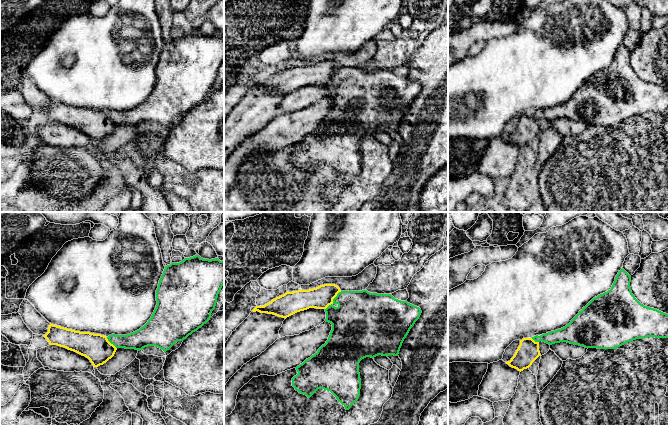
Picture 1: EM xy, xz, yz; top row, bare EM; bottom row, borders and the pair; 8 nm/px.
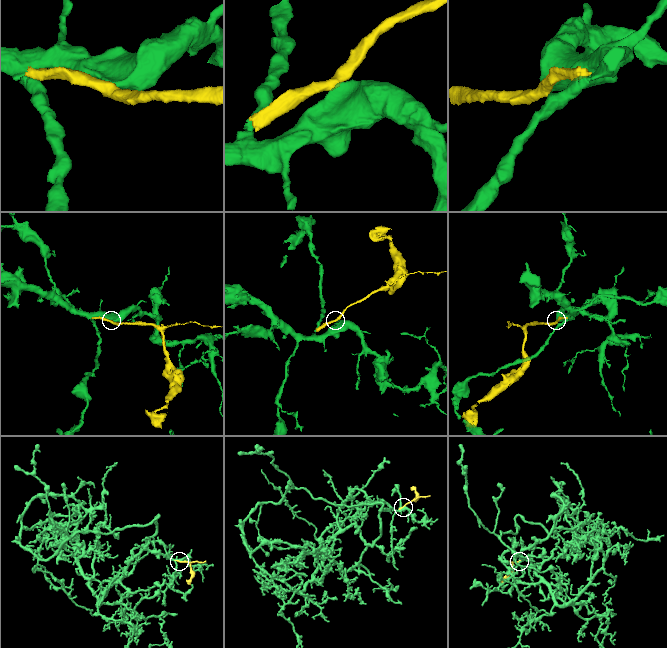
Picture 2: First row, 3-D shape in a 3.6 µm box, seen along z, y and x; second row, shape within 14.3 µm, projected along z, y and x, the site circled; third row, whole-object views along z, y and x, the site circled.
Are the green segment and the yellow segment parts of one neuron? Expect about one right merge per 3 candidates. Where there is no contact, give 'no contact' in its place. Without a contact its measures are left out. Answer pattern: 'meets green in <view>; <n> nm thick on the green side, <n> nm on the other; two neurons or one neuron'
meets green in xz; 400 nm thick on the green side, 180 nm on the other; two neurons

